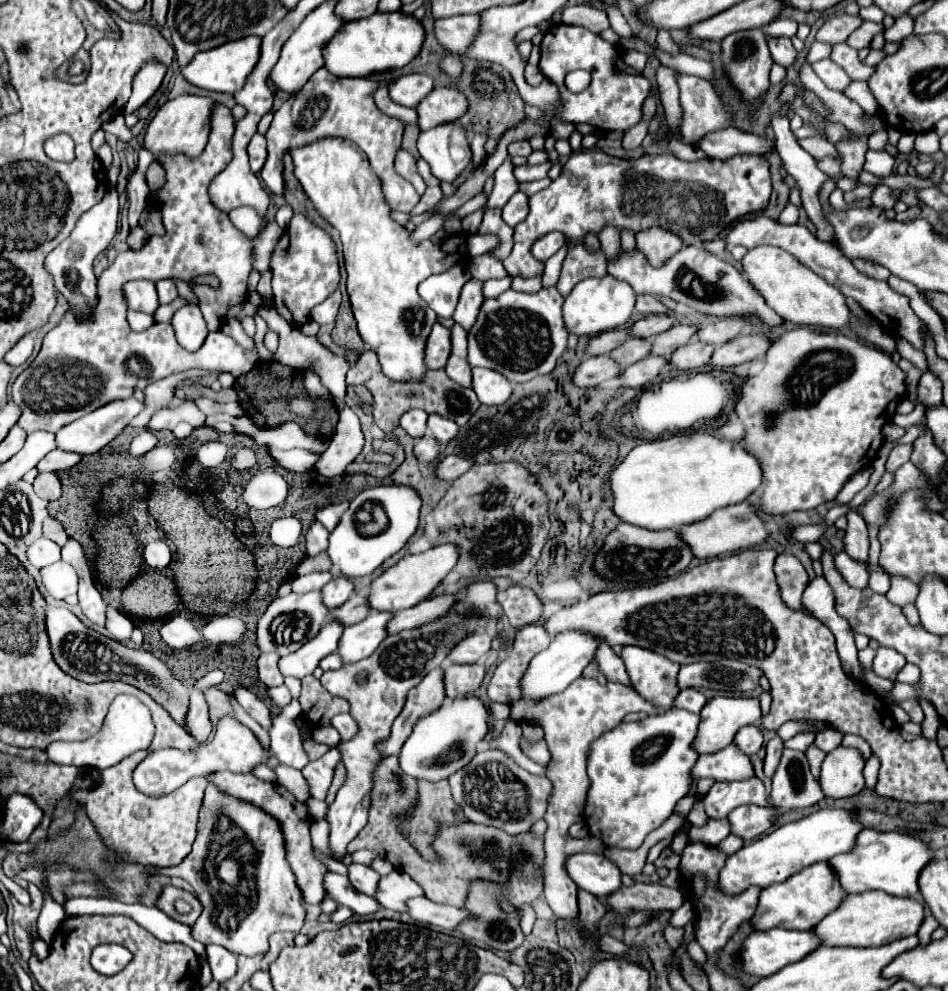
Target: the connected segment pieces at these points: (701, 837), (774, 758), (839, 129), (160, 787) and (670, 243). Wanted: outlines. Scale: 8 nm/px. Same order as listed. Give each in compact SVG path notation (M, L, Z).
M727 818L721 820L709 819L702 827L693 826L689 831L691 841L702 841L716 846L730 834L731 826Z
M774 737L766 743L766 759L764 759L764 773L766 777L772 777L778 763L780 763L780 757L782 757L782 751L784 751L784 743L780 737Z
M828 123L826 125L826 137L830 143L840 141L840 137L846 137L846 135L848 135L848 131L844 125L840 125L840 123Z
M224 717L218 721L216 735L210 743L202 745L196 753L182 753L176 749L164 749L160 753L150 753L136 769L134 769L134 785L138 791L142 791L148 797L162 797L186 783L194 775L206 775L214 771L232 771L232 773L252 773L254 767L266 763L270 757L270 751L262 747L262 743L256 739L256 735L238 723L232 717Z
M650 227L650 229L636 233L636 245L638 249L642 249L642 253L646 253L652 265L662 265L662 261L678 253L678 249L682 249L684 243L678 235L674 235L668 229Z

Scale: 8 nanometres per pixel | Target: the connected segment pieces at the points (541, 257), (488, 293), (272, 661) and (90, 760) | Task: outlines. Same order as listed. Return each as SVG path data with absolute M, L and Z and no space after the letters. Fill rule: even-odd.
M548 233L546 237L542 237L540 241L534 243L532 255L534 255L538 261L546 263L562 245L564 245L564 235L562 235L562 233Z
M510 277L506 279L490 279L482 283L482 297L490 299L490 297L498 297L502 291L506 291L510 287Z
M262 653L258 659L258 679L268 687L278 687L284 683L284 677L278 669L278 653Z
M118 695L108 711L104 729L82 741L82 743L50 743L46 749L46 755L52 763L58 765L76 765L76 767L96 767L98 770L104 770L110 765L116 765L120 759L124 759L140 749L146 749L154 737L155 727L148 707L136 697L130 695ZM122 703L122 709L120 709Z

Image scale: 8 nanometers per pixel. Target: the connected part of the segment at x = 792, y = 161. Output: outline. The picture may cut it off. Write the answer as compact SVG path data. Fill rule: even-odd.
M774 113L774 115L772 115L772 121L770 121L770 127L772 127L774 133L776 133L776 151L778 151L780 159L782 159L782 163L784 163L786 171L796 179L796 183L798 183L798 187L800 187L800 195L802 195L802 201L804 201L804 211L806 211L806 215L810 217L810 221L816 225L816 237L818 237L820 241L824 241L824 243L834 245L836 235L834 235L832 225L830 225L830 223L826 221L826 217L824 217L822 205L820 205L820 201L818 201L818 189L822 187L824 181L828 181L828 179L838 181L841 177L826 175L826 173L822 173L822 171L816 167L814 157L812 157L810 153L806 153L806 151L796 143L796 137L794 137L792 131L790 131L788 117L786 117L786 115Z

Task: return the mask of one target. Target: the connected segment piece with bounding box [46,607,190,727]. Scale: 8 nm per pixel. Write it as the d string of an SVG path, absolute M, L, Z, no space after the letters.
M48 607L46 609L46 629L52 643L54 661L60 665L62 671L72 675L78 681L84 683L98 683L98 681L124 681L128 685L134 685L148 693L160 707L164 707L170 717L186 727L186 713L188 713L188 701L190 691L188 687L172 673L172 669L158 659L154 653L146 649L132 649L126 647L114 639L108 639L94 629L86 627L72 611L64 607Z

